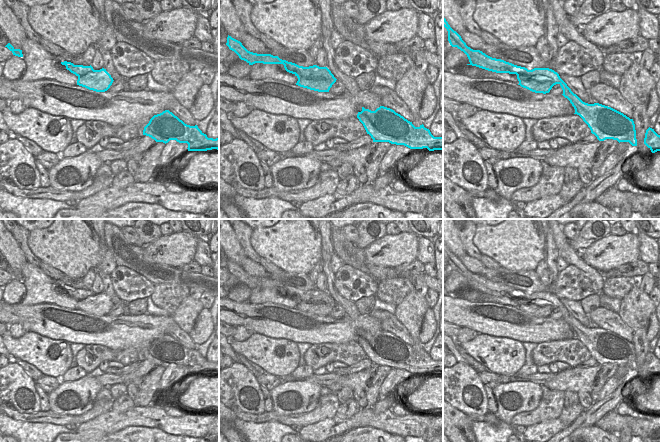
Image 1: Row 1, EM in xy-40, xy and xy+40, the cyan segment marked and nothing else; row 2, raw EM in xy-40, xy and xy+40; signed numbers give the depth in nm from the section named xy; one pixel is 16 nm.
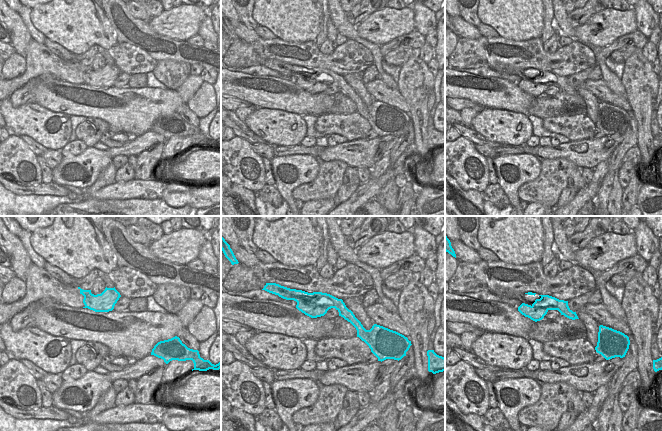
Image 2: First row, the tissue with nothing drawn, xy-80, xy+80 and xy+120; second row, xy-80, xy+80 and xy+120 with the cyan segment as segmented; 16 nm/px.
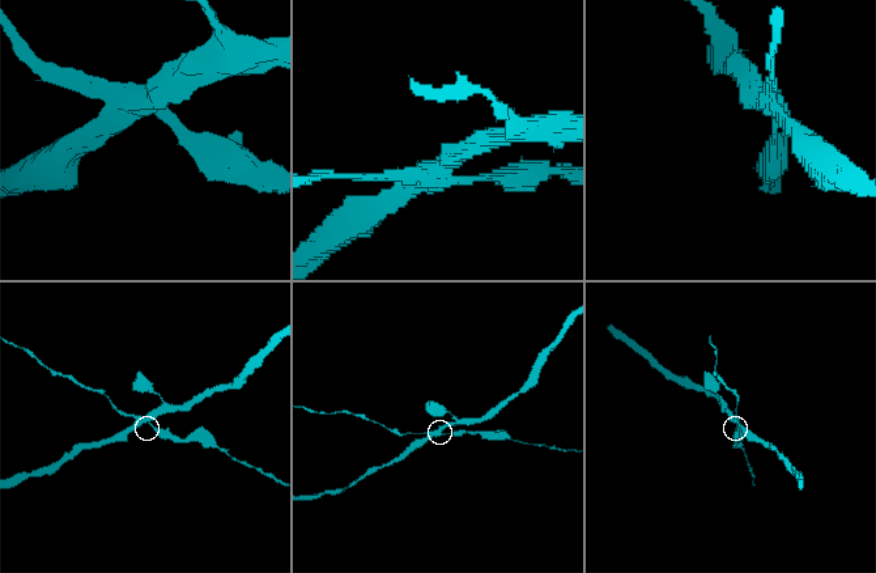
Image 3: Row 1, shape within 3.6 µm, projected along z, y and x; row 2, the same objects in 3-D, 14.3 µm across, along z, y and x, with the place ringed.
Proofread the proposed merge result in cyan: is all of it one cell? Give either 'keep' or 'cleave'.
cleave

